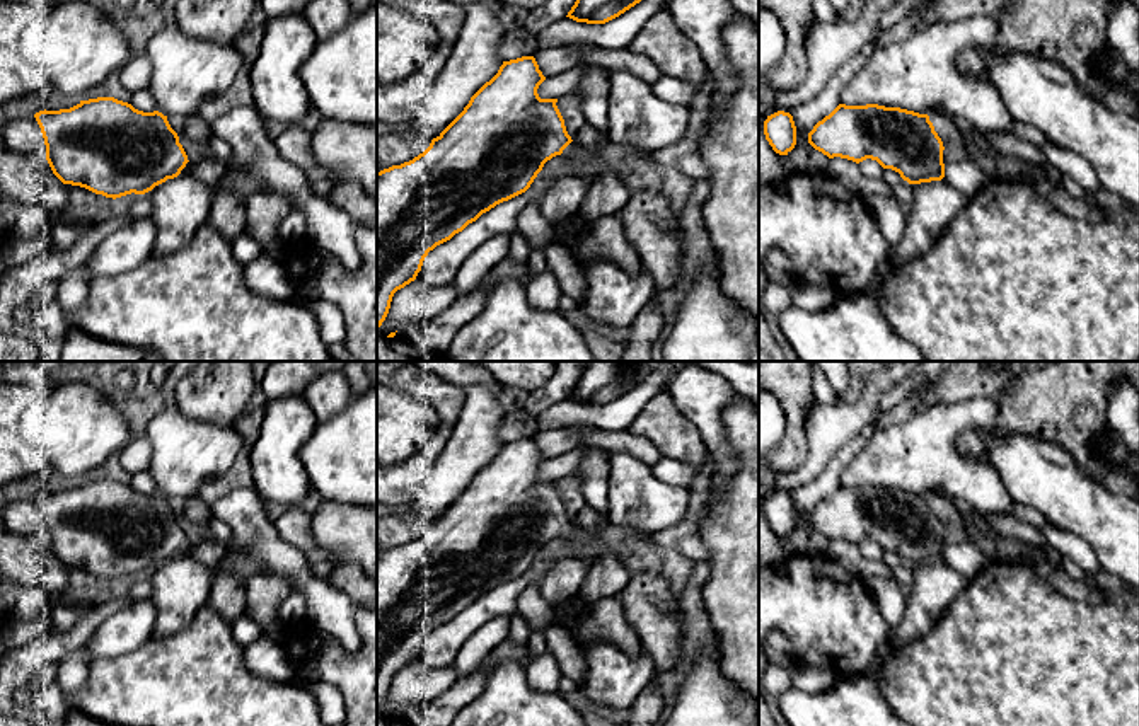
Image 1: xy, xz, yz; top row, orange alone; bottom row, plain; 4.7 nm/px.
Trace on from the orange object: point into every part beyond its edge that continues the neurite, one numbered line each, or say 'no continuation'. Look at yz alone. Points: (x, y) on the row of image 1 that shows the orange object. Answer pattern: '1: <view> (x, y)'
no continuation

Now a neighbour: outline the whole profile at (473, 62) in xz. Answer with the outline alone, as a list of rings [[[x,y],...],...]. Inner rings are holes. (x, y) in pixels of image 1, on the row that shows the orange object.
[[[469,3],[464,9],[460,34],[413,124],[428,140],[440,136],[503,65],[498,58],[498,43],[506,29],[494,10],[484,3]]]

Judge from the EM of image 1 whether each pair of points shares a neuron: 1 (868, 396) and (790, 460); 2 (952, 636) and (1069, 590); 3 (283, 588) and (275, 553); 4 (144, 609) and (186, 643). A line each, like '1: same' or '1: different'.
1: different
2: different
3: different
4: different

